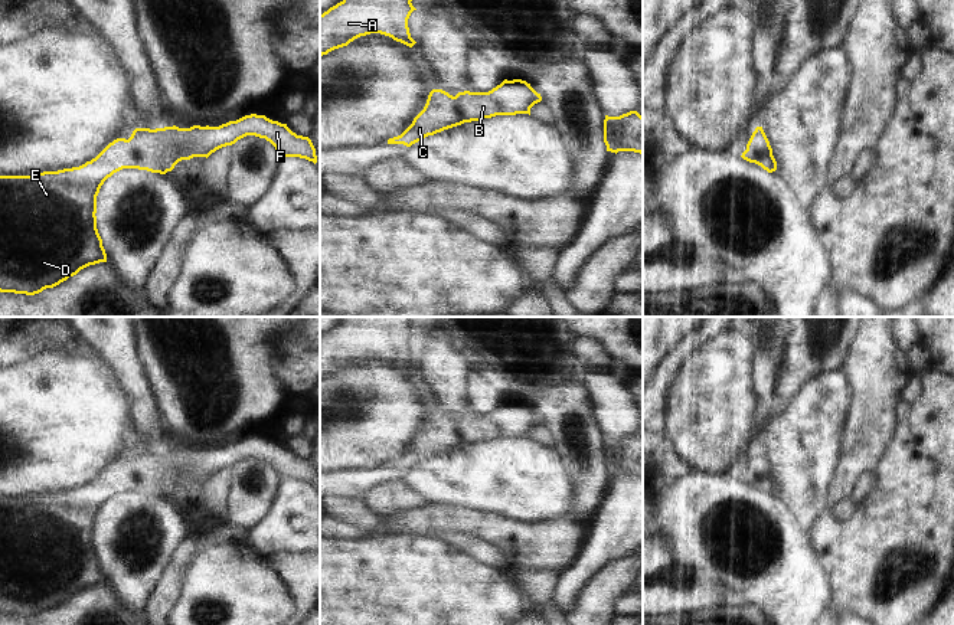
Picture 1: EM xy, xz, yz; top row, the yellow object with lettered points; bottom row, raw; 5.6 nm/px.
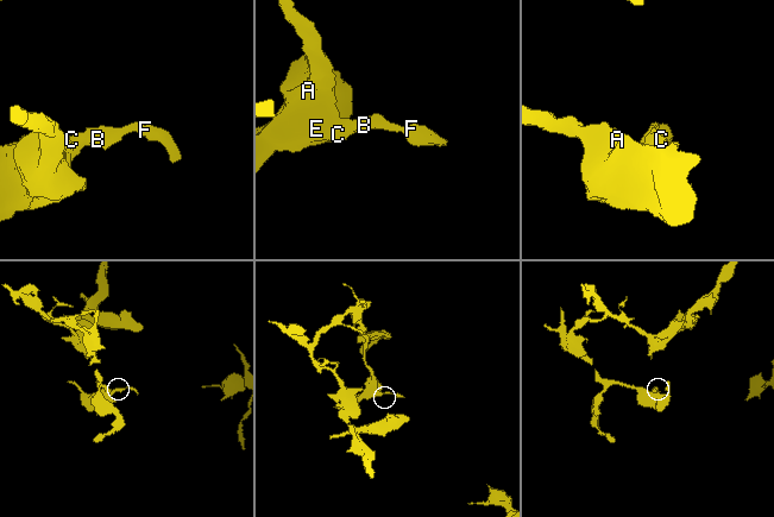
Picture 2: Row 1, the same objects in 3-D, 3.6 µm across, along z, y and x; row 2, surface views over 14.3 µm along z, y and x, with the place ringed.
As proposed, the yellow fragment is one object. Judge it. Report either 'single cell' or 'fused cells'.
single cell

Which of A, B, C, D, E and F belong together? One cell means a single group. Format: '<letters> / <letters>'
A B C D E F

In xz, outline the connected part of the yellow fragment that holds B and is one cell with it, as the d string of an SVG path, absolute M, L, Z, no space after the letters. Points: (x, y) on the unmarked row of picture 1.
M522 402L507 403L489 415L458 415L455 419L442 412L432 412L424 432L412 446L388 467L412 467L464 445L481 444L496 438L529 436L542 419Z

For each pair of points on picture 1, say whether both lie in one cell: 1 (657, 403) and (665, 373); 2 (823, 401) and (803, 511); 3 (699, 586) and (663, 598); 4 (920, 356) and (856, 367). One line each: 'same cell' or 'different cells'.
1: same cell
2: same cell
3: same cell
4: different cells

